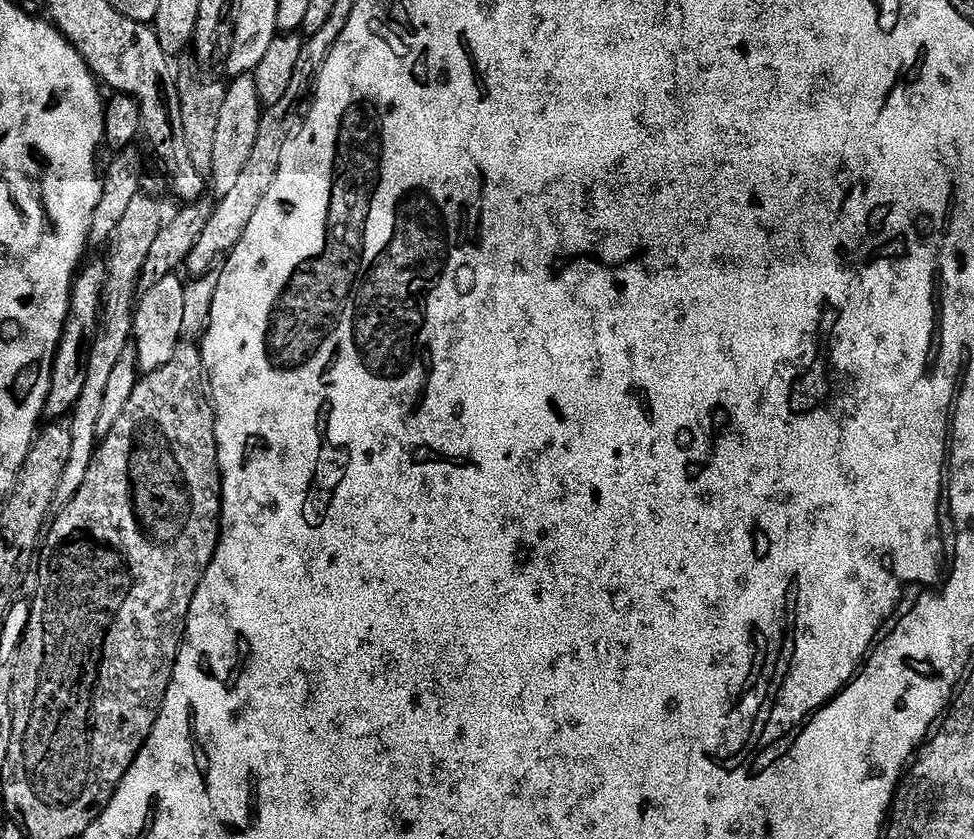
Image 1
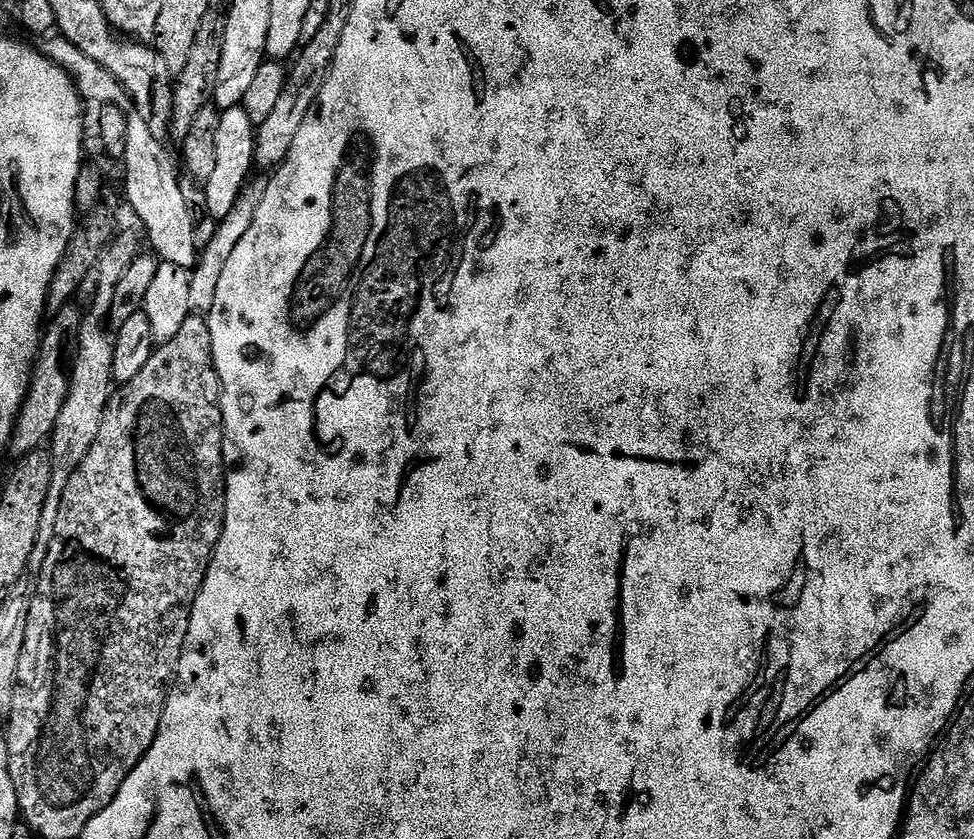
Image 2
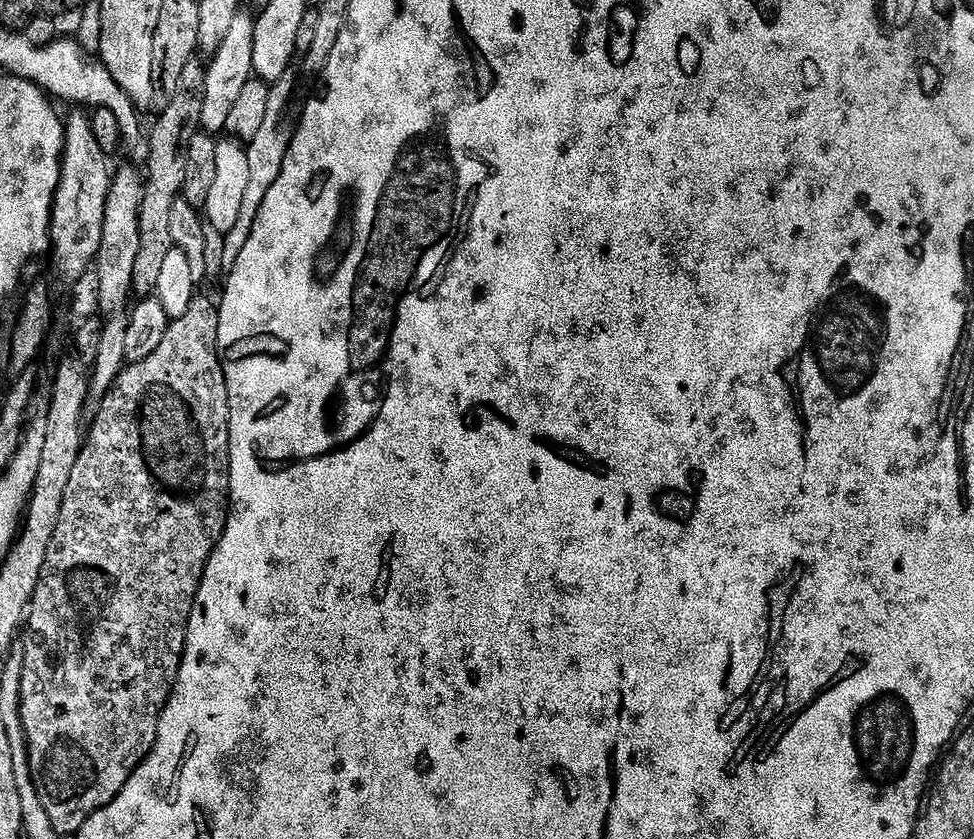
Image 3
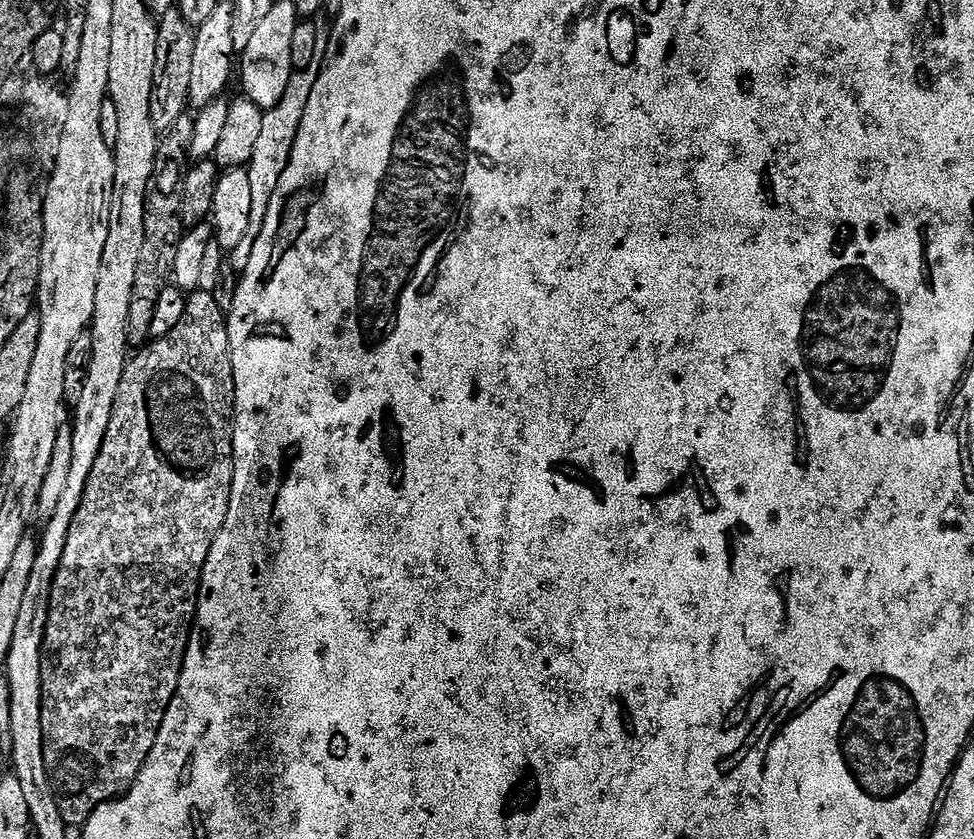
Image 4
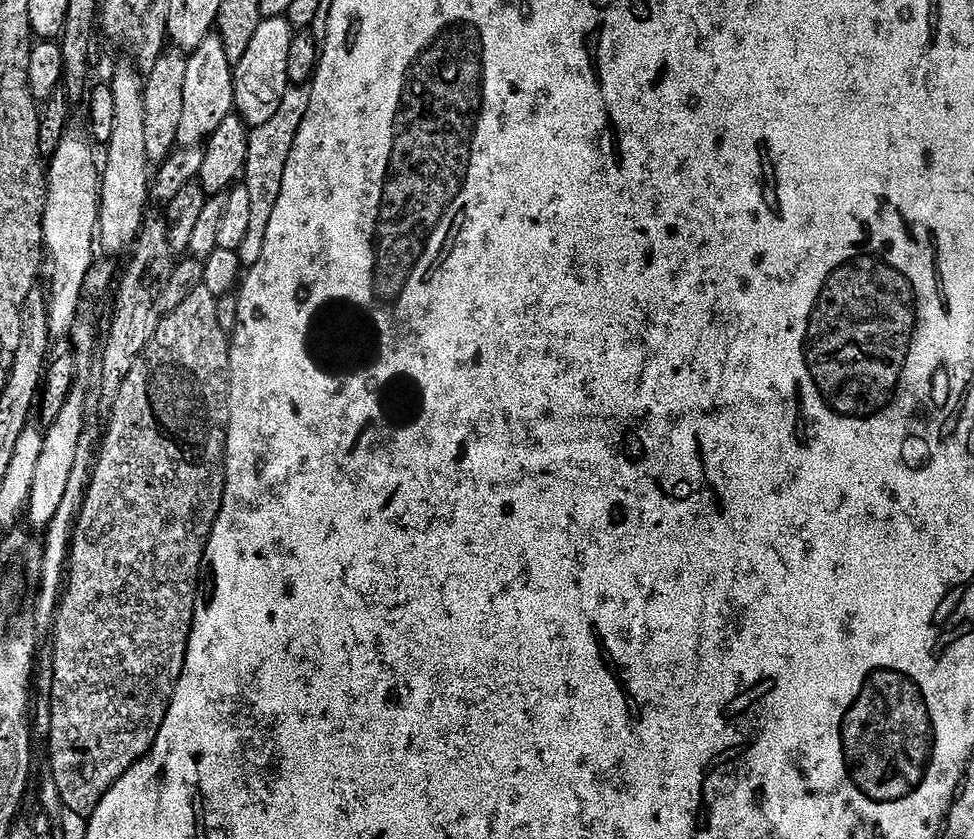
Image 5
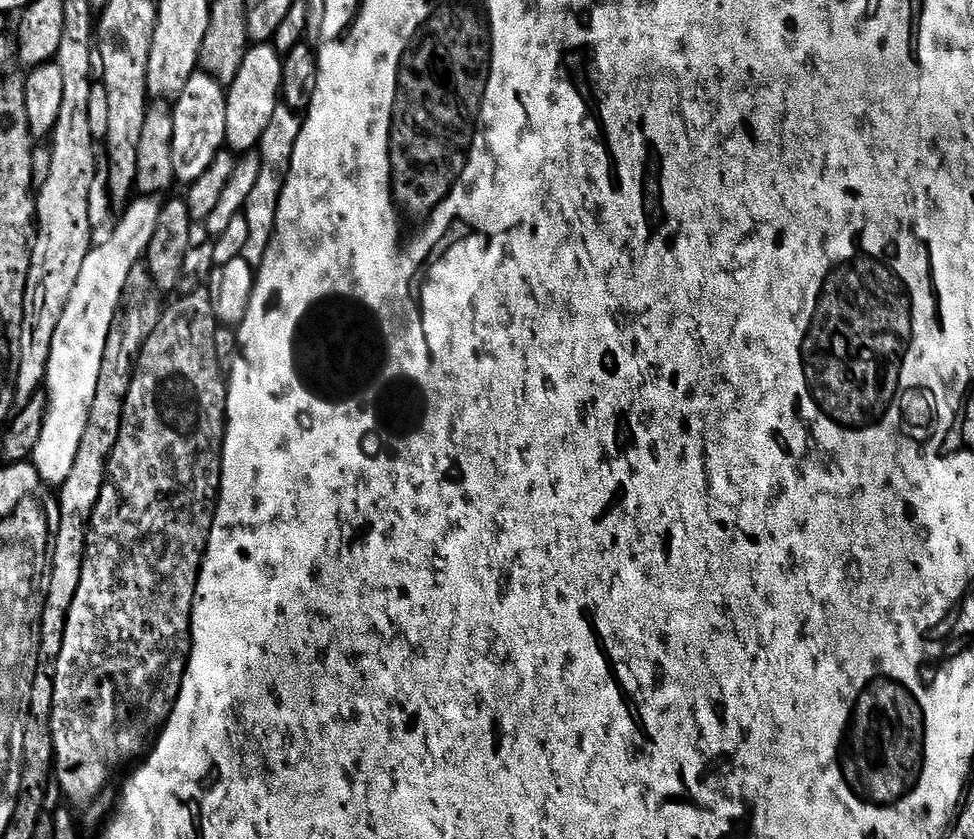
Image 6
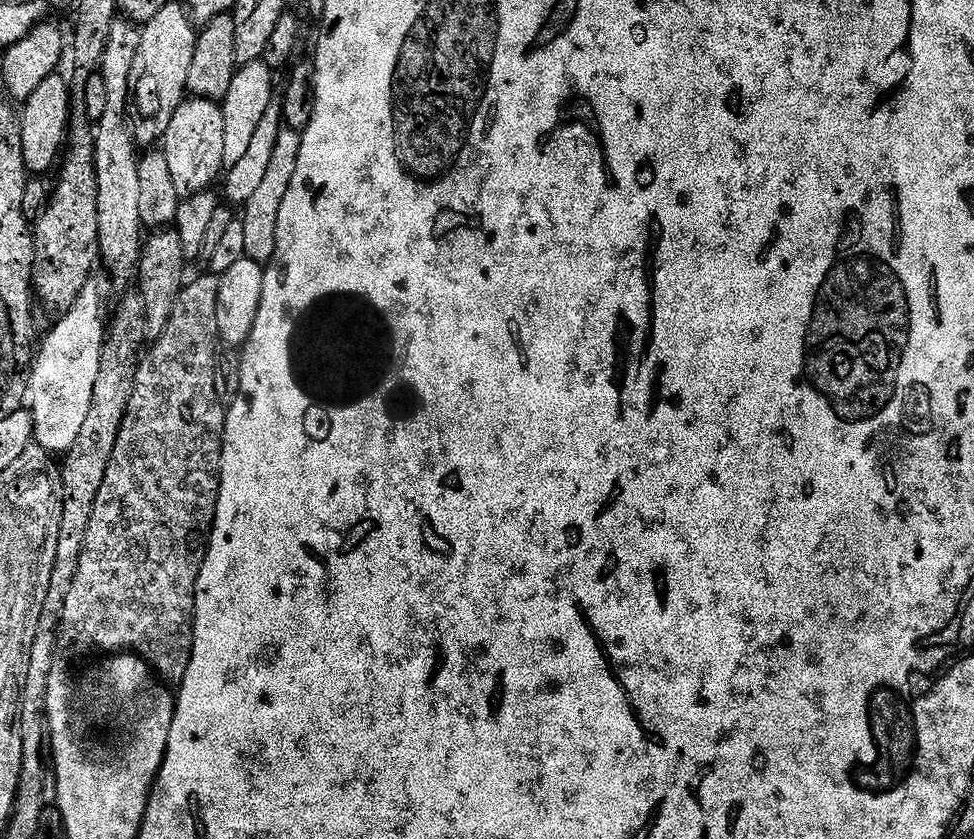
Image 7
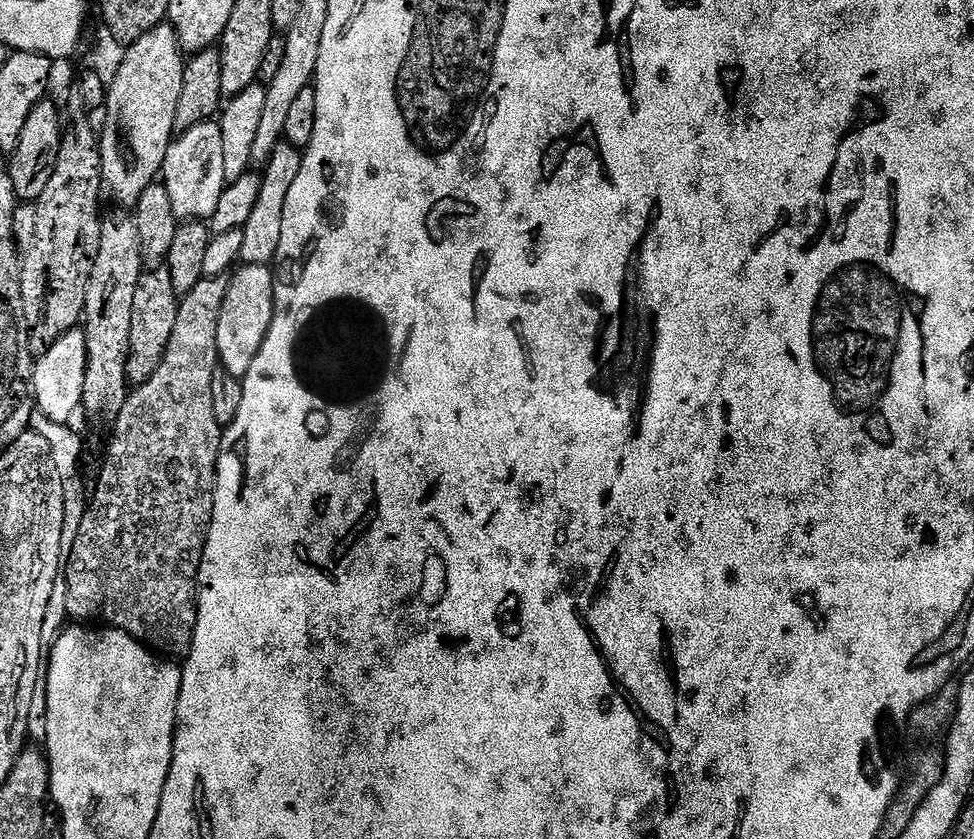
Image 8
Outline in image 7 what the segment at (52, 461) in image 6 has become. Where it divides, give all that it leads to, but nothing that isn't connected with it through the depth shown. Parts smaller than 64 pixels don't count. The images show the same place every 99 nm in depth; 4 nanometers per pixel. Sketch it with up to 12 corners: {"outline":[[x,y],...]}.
{"outline":[[88,283],[39,345],[28,377],[34,440],[74,446],[106,335]]}

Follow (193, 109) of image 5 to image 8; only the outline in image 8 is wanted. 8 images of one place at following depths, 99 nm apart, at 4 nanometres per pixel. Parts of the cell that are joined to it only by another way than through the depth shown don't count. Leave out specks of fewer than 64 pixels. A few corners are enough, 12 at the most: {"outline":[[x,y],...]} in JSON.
{"outline":[[215,119],[166,150],[177,221],[210,218],[229,181]]}

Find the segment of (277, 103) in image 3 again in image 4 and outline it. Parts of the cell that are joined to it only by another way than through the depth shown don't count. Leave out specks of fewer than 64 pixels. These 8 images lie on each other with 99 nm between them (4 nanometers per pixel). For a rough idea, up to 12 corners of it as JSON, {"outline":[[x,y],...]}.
{"outline":[[317,17],[313,60],[292,72],[265,111],[247,166],[252,245],[290,162],[298,127],[328,53],[329,19]]}

